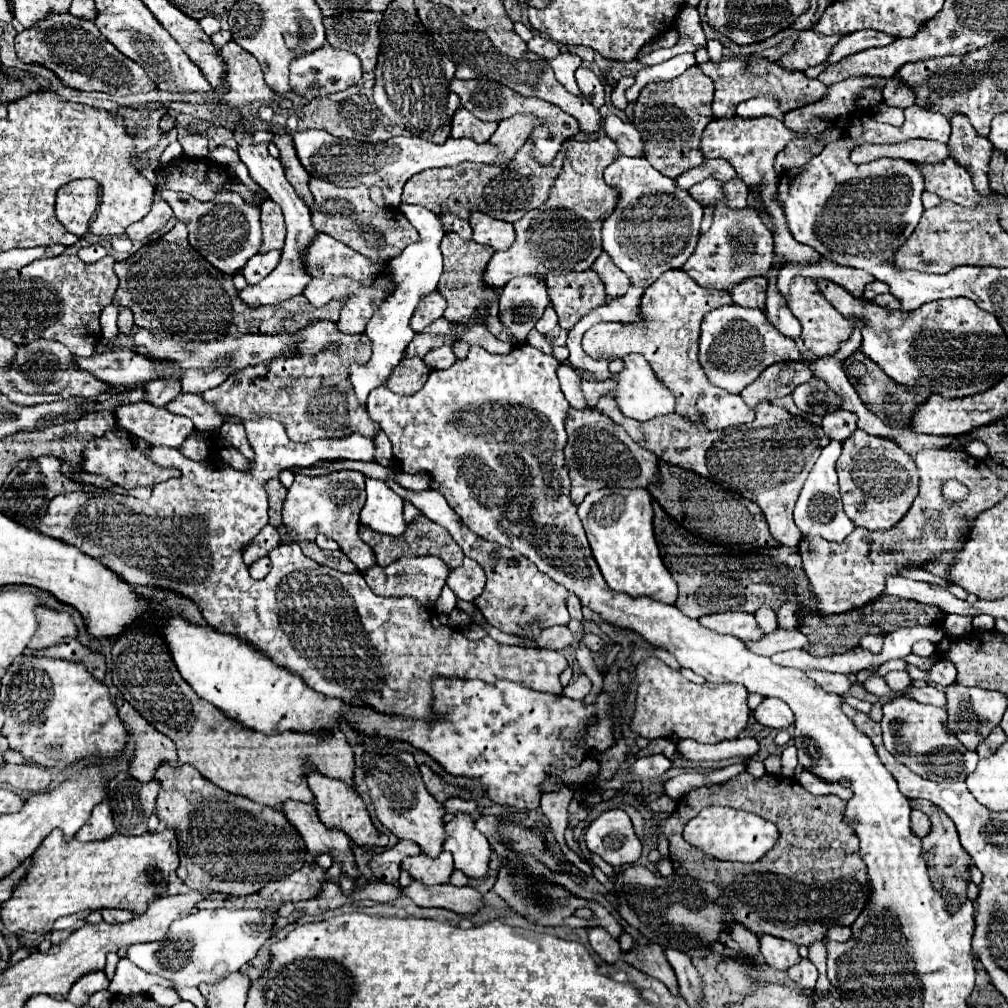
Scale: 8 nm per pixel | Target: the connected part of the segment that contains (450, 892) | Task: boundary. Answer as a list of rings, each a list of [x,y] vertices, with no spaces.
[[[412,880],[408,886],[400,886],[400,890],[418,906],[446,908],[458,914],[474,914],[482,904],[482,894],[478,890],[472,886],[454,886],[450,882],[426,886],[420,880]]]

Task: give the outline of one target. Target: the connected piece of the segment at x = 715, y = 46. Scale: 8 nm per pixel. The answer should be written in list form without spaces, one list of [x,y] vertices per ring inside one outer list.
[[[718,38],[708,40],[706,48],[708,48],[708,54],[710,54],[710,60],[712,60],[712,62],[720,62],[720,60],[722,60],[722,56],[724,56],[724,46],[722,46],[722,42],[720,42]]]

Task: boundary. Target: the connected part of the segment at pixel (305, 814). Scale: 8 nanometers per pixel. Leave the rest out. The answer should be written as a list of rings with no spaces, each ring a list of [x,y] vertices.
[[[286,800],[282,804],[282,812],[286,812],[284,816],[288,818],[288,822],[294,824],[294,828],[300,832],[300,836],[312,856],[330,852],[334,856],[334,860],[342,862],[342,872],[346,872],[348,876],[358,874],[354,856],[350,850],[350,838],[342,830],[328,828],[326,824],[322,824],[314,802]]]

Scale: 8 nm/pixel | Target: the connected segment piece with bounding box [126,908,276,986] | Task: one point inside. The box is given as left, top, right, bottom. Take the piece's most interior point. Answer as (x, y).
(225, 940)

